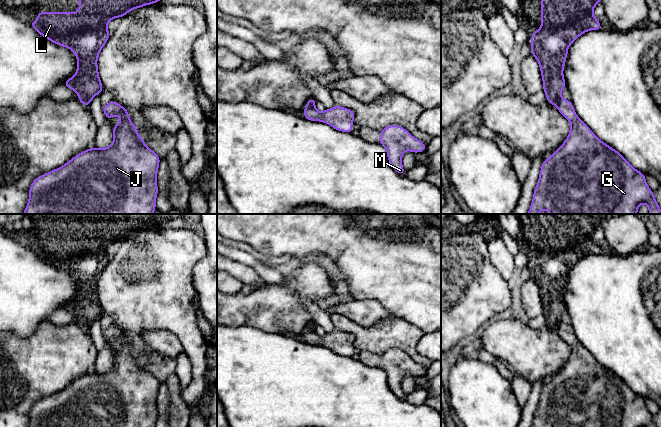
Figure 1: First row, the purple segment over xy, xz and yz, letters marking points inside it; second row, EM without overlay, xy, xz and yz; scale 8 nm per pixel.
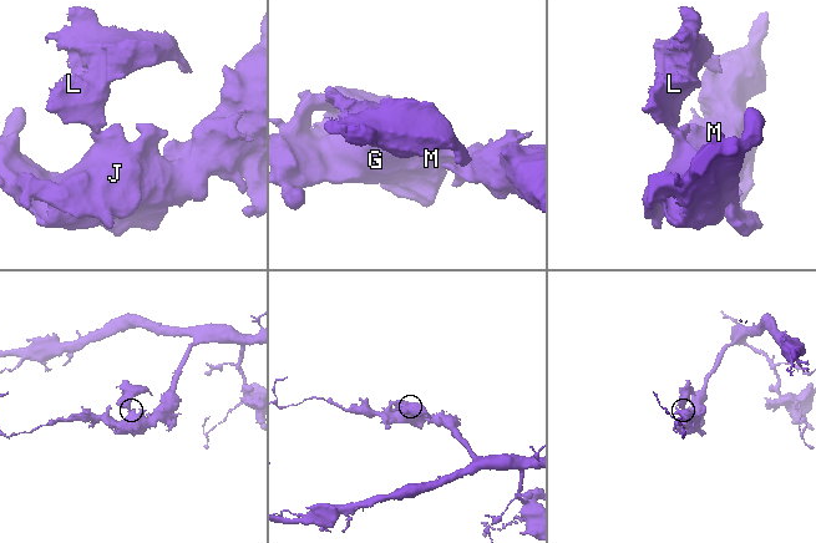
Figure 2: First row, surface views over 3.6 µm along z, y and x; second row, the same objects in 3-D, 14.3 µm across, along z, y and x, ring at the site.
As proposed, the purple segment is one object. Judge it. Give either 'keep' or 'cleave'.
cleave

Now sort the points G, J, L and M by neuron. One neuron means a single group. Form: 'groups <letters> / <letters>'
groups G J M / L

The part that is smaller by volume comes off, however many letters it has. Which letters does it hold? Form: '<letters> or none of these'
L

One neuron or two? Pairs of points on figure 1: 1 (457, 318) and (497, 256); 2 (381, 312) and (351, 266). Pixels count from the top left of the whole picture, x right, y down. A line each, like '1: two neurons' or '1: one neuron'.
1: two neurons
2: two neurons

